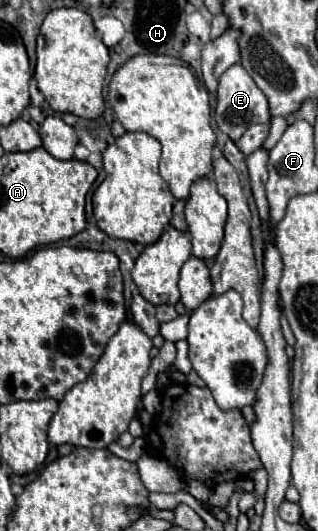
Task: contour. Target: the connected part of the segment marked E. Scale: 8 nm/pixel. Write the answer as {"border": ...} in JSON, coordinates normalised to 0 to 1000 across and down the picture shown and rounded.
{"border":[[[736,121],[723,124],[698,143],[692,143],[692,158],[686,158],[686,192],[679,192],[679,234],[686,241],[717,252],[736,267],[767,252],[767,245],[792,234],[818,234],[818,230],[849,230],[849,215],[843,215],[843,188],[824,177],[824,169],[799,158],[792,143],[755,124]]]}

